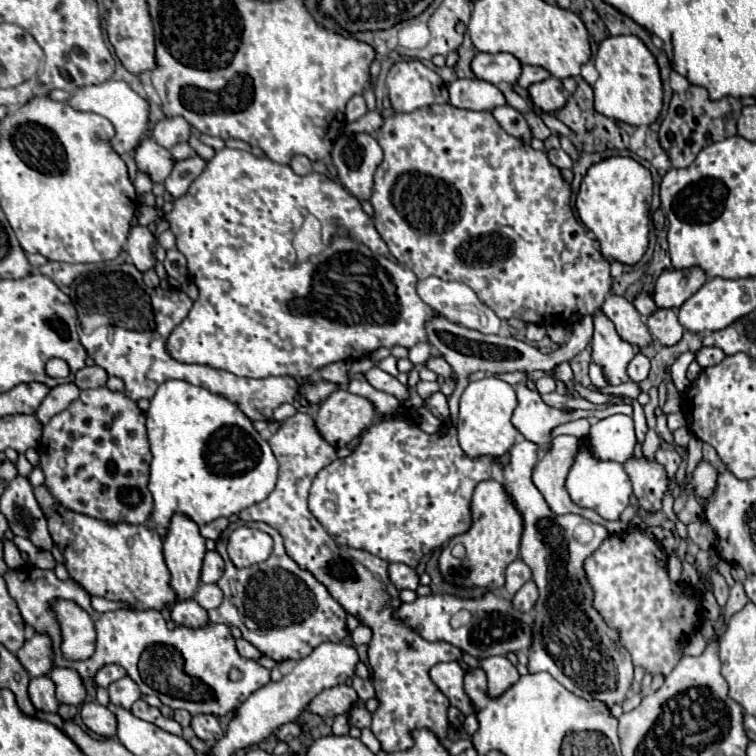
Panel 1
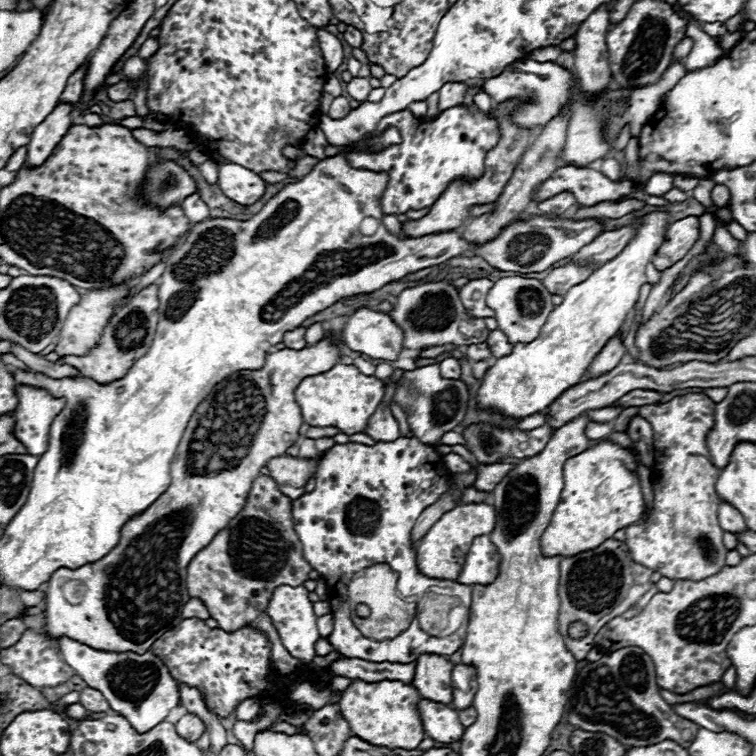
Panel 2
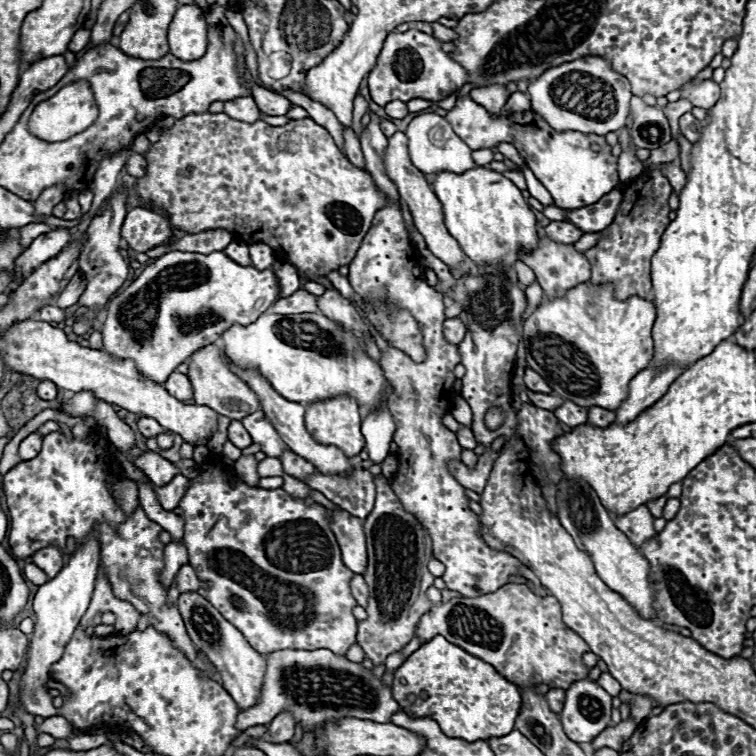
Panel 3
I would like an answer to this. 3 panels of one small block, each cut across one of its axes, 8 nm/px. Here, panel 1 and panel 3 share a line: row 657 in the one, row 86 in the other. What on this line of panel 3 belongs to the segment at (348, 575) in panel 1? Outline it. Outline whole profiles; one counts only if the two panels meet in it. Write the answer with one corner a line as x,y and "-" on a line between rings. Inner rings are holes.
414,28
408,32
390,32
376,60
376,66
368,74
372,100
378,106
386,106
392,100
410,102
416,98
436,104
460,90
466,84
466,70
458,62
448,58
448,54
440,50
440,46
442,42

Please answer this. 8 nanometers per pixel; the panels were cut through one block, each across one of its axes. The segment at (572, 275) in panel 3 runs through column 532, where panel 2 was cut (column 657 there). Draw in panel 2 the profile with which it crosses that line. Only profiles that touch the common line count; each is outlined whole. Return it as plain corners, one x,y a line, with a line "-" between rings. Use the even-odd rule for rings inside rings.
688,216
688,218
672,222
666,228
664,242
652,256
652,264
660,272
670,268
672,264
676,264
678,260
686,256
686,252
696,244
698,238
700,238
700,224
696,216

